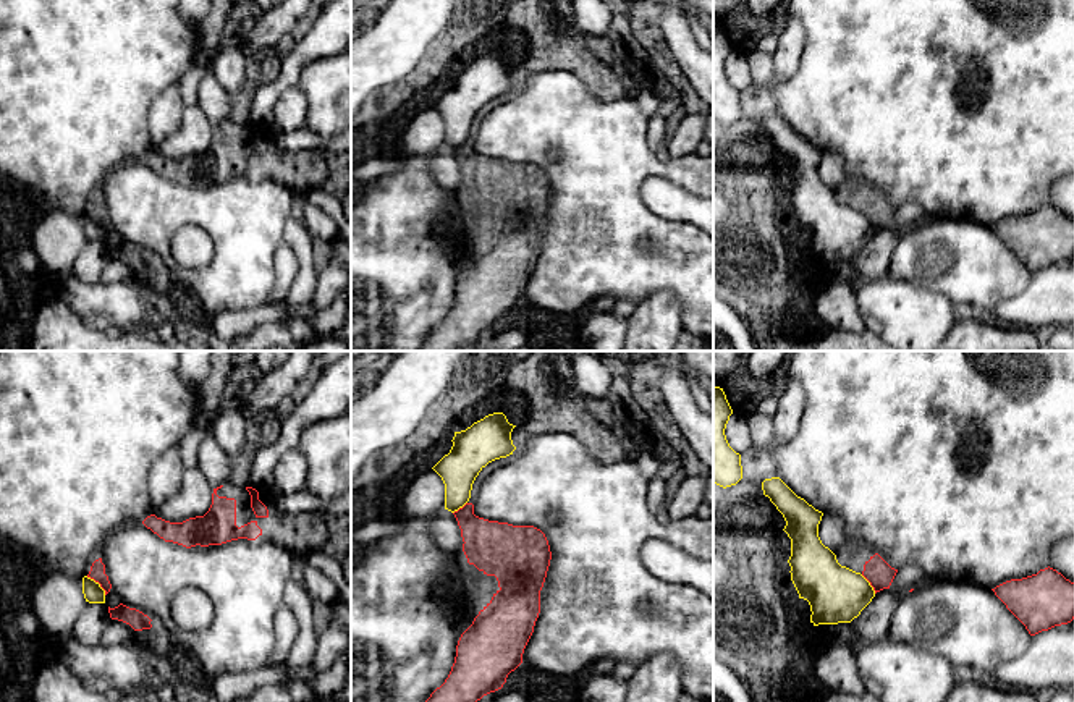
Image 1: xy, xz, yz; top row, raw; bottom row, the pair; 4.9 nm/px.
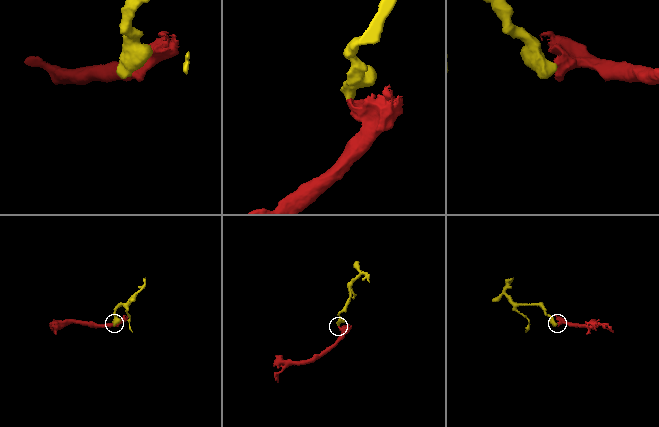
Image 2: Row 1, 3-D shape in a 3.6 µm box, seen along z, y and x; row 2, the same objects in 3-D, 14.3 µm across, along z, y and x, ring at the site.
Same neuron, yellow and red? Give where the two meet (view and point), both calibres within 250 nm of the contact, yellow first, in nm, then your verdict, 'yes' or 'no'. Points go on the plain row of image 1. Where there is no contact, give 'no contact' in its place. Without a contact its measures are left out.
meets yellow in xy at (97, 220); 100 nm thick on the yellow side, 80 nm on the other; no

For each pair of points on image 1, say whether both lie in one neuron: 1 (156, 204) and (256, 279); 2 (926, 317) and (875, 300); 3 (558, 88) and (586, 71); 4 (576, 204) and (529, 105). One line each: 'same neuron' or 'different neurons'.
1: same neuron
2: same neuron
3: different neurons
4: same neuron

